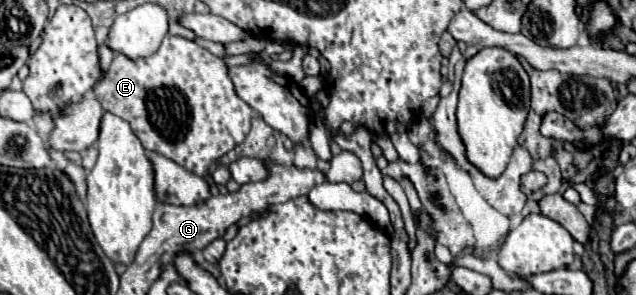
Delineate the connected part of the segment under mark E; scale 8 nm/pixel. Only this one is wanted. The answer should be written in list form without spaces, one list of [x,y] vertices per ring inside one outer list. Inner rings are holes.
[[[166,35],[160,49],[150,57],[140,57],[134,61],[122,53],[116,53],[104,81],[96,83],[94,93],[106,111],[130,123],[146,151],[156,151],[200,177],[206,175],[222,155],[244,141],[254,113],[252,107],[236,95],[224,59],[212,55],[194,41],[174,35]]]

